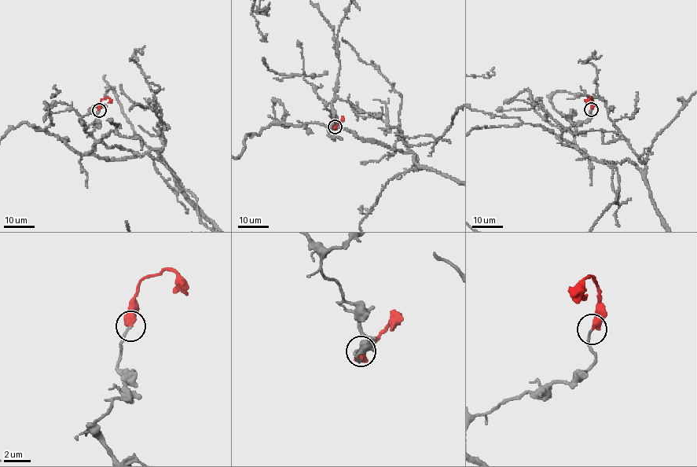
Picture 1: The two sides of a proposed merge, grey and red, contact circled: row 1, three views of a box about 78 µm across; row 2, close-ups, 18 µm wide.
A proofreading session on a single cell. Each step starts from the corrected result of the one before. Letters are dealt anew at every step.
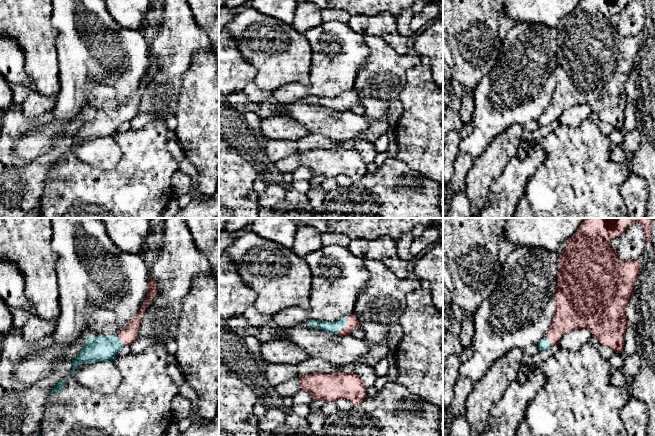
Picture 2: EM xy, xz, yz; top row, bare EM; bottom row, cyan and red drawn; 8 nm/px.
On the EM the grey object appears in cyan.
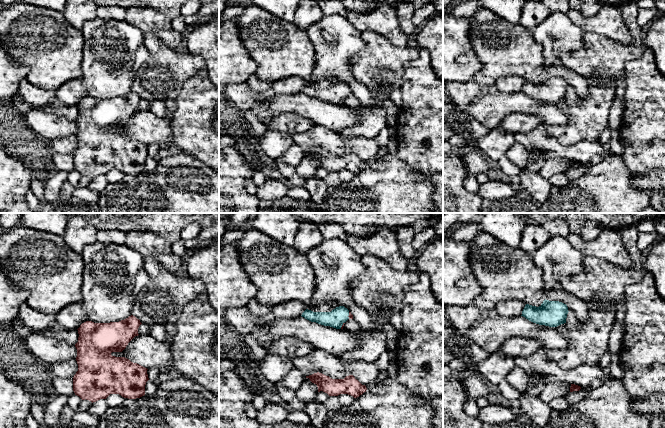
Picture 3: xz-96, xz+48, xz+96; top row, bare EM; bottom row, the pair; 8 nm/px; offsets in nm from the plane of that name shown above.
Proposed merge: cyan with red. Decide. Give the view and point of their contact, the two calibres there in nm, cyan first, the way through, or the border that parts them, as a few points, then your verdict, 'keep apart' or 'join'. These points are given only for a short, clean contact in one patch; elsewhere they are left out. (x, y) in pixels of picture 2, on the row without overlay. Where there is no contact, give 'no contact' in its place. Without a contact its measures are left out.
xz (345, 100) | 100/90 nm | across xz (334, 103), (345, 100), (352, 99) | join

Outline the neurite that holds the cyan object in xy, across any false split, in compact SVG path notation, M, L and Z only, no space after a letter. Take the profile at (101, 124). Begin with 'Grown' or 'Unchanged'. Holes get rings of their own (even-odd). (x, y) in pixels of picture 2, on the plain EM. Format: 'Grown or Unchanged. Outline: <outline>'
Grown. Outline: M150 50L146 77L140 83L138 90L128 98L124 105L113 112L87 113L80 129L72 137L73 142L69 151L74 152L75 146L82 140L113 136L124 122L130 122L136 117L142 91L157 69L157 59L152 55Z

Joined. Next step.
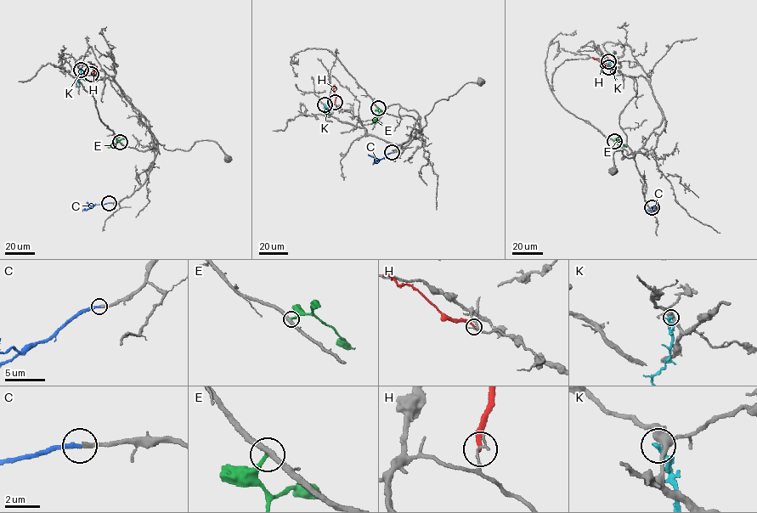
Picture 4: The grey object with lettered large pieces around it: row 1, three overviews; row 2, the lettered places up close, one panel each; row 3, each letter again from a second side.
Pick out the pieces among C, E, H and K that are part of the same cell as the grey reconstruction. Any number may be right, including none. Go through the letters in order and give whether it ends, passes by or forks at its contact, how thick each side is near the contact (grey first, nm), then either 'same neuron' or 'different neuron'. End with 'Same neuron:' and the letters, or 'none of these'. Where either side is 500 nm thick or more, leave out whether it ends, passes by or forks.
C: it ends there; 280 nm thick on the grey side, 280 nm on the other; same neuron
E: it ends there; 320 nm thick on the grey side, 220 nm on the other; different neuron
H: it ends there; 150 nm thick on the grey side, 240 nm on the other; different neuron
K: it ends there; 440 nm thick on the grey side, 360 nm on the other; different neuron
Same neuron: C

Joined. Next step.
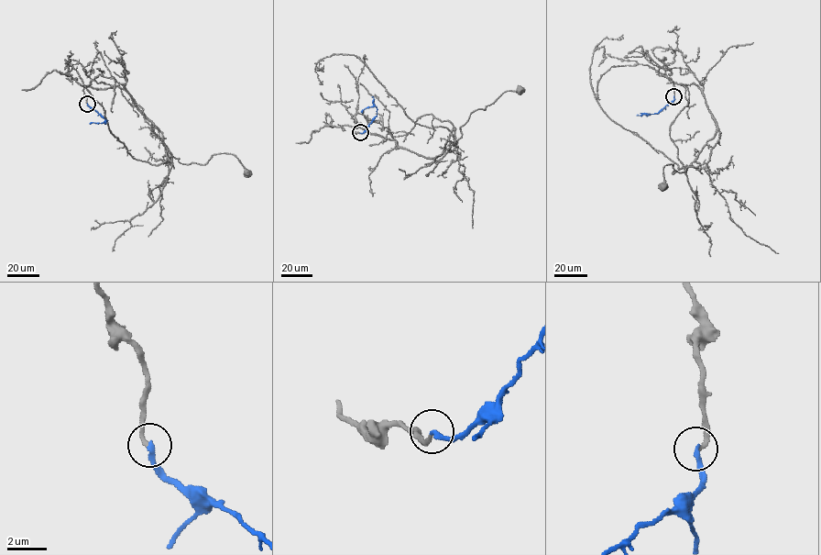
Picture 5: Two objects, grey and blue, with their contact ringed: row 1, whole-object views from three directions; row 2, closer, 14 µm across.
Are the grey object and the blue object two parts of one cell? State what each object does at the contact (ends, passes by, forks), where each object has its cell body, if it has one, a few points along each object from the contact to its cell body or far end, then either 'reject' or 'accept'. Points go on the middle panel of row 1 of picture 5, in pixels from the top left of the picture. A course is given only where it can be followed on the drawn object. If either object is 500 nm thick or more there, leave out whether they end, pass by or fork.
grey ends | blue ends | grey (520, 90) | blue none | grey via (360, 133), (353, 127), (436, 158), (449, 138), (454, 142), (461, 137), (460, 127), (473, 112), (520, 89) | blue via (360, 132), (377, 115), (377, 108), (367, 106), (362, 113) | accept

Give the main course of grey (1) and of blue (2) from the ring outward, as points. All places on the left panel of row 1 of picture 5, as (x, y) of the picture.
1: (87, 104), (84, 87), (124, 83), (161, 132), (166, 156), (205, 164), (213, 154), (232, 154), (247, 172)
2: (87, 104), (107, 120), (90, 123)

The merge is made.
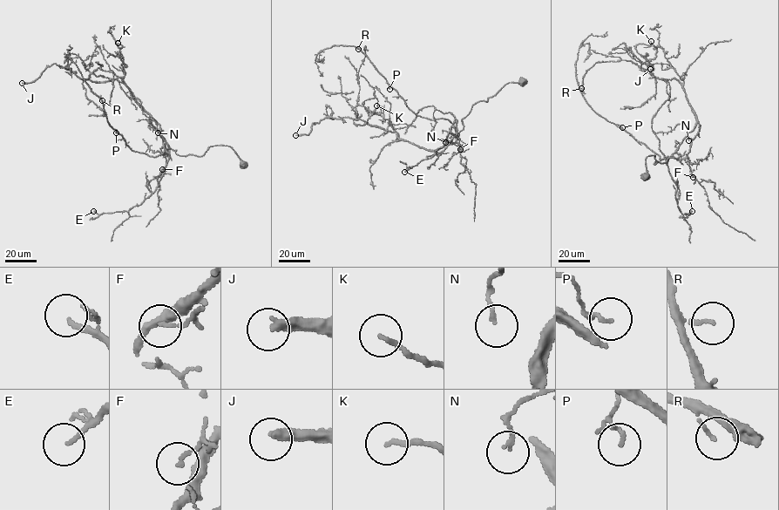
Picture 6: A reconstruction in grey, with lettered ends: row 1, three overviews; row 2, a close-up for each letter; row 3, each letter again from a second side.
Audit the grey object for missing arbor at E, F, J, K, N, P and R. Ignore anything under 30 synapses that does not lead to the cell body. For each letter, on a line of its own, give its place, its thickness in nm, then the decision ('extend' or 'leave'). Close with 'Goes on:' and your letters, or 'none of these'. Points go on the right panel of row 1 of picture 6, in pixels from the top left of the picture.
E: at (692, 211); 160 nm thick; extend
F: at (693, 177); 120 nm thick; leave
J: at (650, 69); 360 nm thick; extend
K: at (651, 41); 160 nm thick; leave
N: at (688, 140); 140 nm thick; leave
P: at (622, 127); 80 nm thick; leave
R: at (581, 88); 90 nm thick; leave
Goes on: E, J

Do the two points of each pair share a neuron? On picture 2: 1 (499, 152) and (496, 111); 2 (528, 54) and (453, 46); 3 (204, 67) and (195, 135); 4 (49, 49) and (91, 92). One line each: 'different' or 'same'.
1: different
2: different
3: same
4: different

